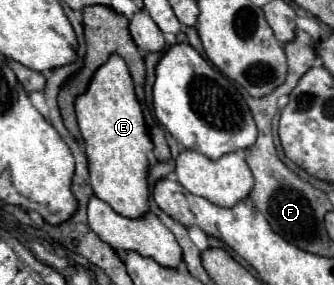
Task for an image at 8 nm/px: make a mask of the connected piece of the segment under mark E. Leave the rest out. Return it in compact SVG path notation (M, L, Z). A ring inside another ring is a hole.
M116 54L100 66L88 92L76 98L76 116L86 140L90 184L94 194L124 218L140 218L148 212L148 152L154 148L140 102L134 94L132 76L124 60Z

